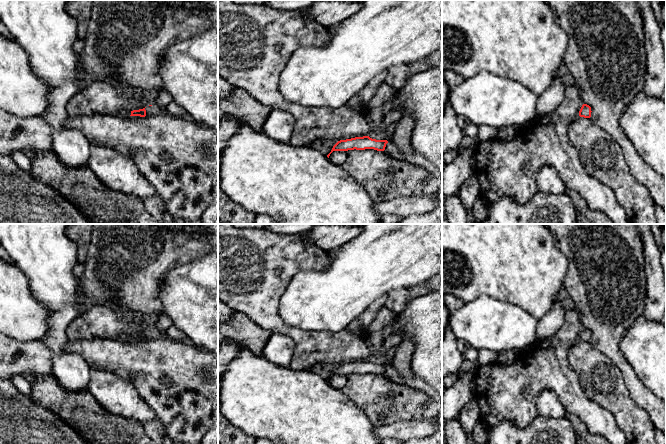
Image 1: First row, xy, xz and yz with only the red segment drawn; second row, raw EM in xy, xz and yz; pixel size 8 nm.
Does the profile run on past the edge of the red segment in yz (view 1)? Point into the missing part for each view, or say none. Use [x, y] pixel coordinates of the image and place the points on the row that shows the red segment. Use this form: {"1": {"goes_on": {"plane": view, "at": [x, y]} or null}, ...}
{"1": {"goes_on": null}}

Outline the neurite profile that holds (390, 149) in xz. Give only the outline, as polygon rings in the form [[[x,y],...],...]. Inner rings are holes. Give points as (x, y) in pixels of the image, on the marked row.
[[[387,143],[385,150],[384,150],[388,155],[391,157],[401,160],[401,161],[406,161],[403,153],[392,143]]]

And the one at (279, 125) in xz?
[[[273,108],[262,131],[271,139],[289,143],[295,125],[295,117],[284,110]]]

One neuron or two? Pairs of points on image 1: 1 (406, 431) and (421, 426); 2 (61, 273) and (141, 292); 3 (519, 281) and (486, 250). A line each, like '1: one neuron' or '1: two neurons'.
1: one neuron
2: two neurons
3: one neuron

